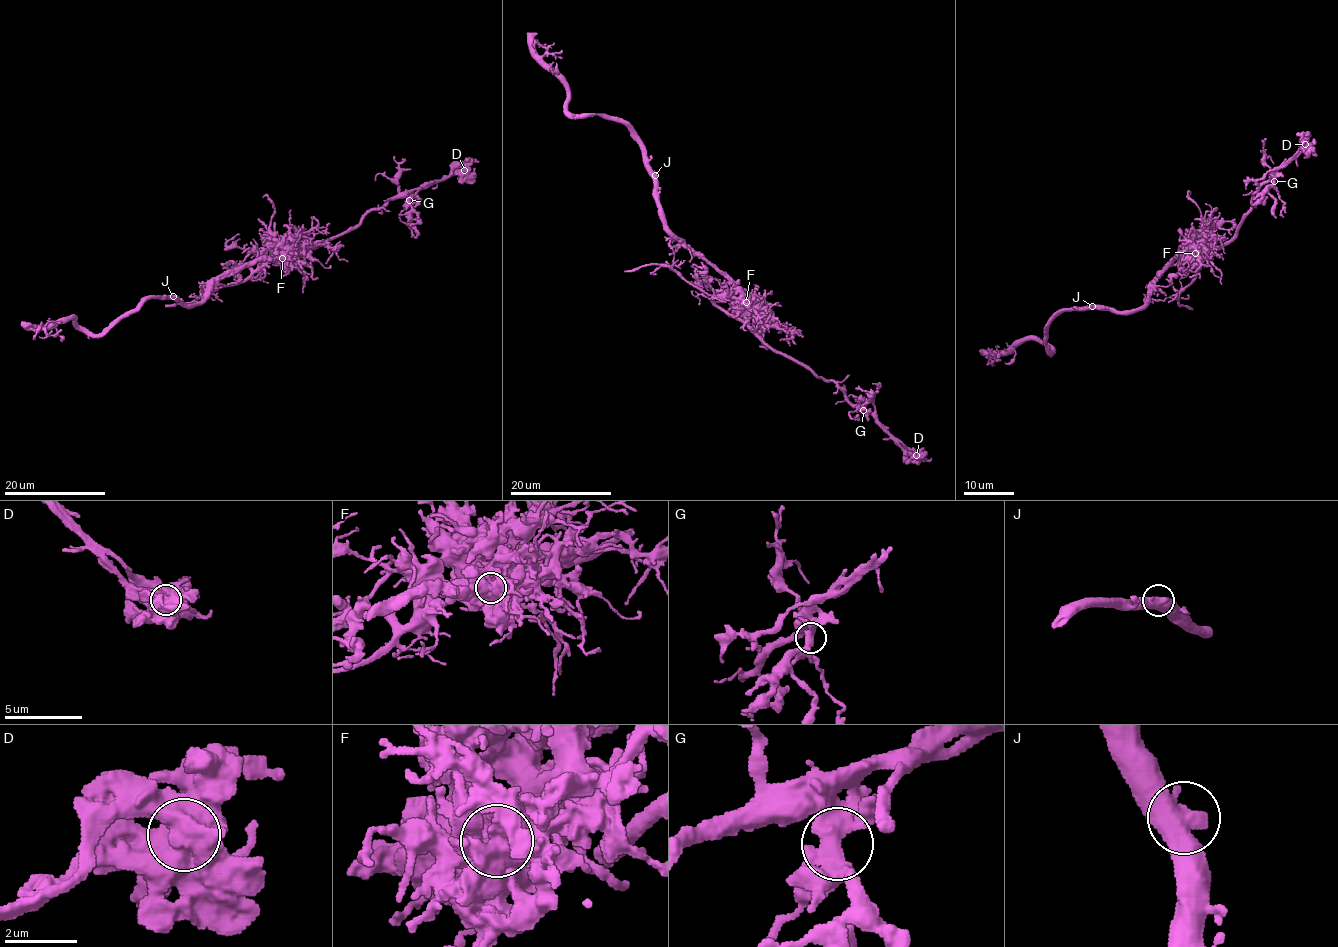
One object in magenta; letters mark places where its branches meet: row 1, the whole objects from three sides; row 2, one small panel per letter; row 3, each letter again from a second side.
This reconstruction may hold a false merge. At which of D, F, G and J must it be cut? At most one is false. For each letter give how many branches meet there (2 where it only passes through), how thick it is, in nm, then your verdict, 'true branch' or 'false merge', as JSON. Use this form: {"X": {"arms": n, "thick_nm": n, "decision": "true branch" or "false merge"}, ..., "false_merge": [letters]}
{"D": {"arms": 2, "thick_nm": 800, "decision": "true branch"}, "F": {"arms": 1, "thick_nm": 1200, "decision": "false merge"}, "G": {"arms": 2, "thick_nm": 550, "decision": "true branch"}, "J": {"arms": 2, "thick_nm": 600, "decision": "true branch"}, "false_merge": ["F"]}

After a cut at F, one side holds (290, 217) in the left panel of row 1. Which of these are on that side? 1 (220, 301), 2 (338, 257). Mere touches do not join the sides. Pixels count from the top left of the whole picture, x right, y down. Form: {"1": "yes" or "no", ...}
{"1": "yes", "2": "yes"}

